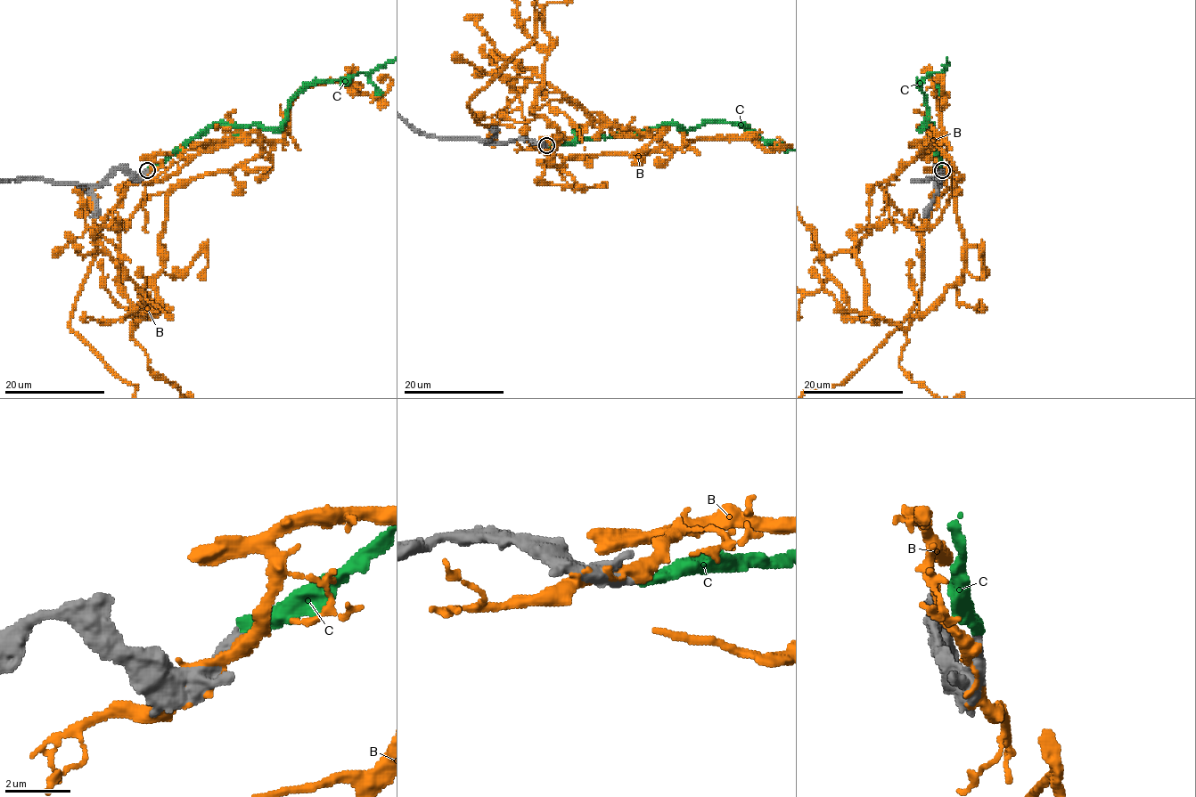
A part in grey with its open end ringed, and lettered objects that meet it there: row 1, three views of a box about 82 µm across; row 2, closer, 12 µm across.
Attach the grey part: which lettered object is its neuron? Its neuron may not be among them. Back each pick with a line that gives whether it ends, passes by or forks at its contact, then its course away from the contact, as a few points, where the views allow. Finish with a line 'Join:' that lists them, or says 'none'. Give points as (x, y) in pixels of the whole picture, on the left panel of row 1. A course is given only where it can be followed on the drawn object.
Join: none

